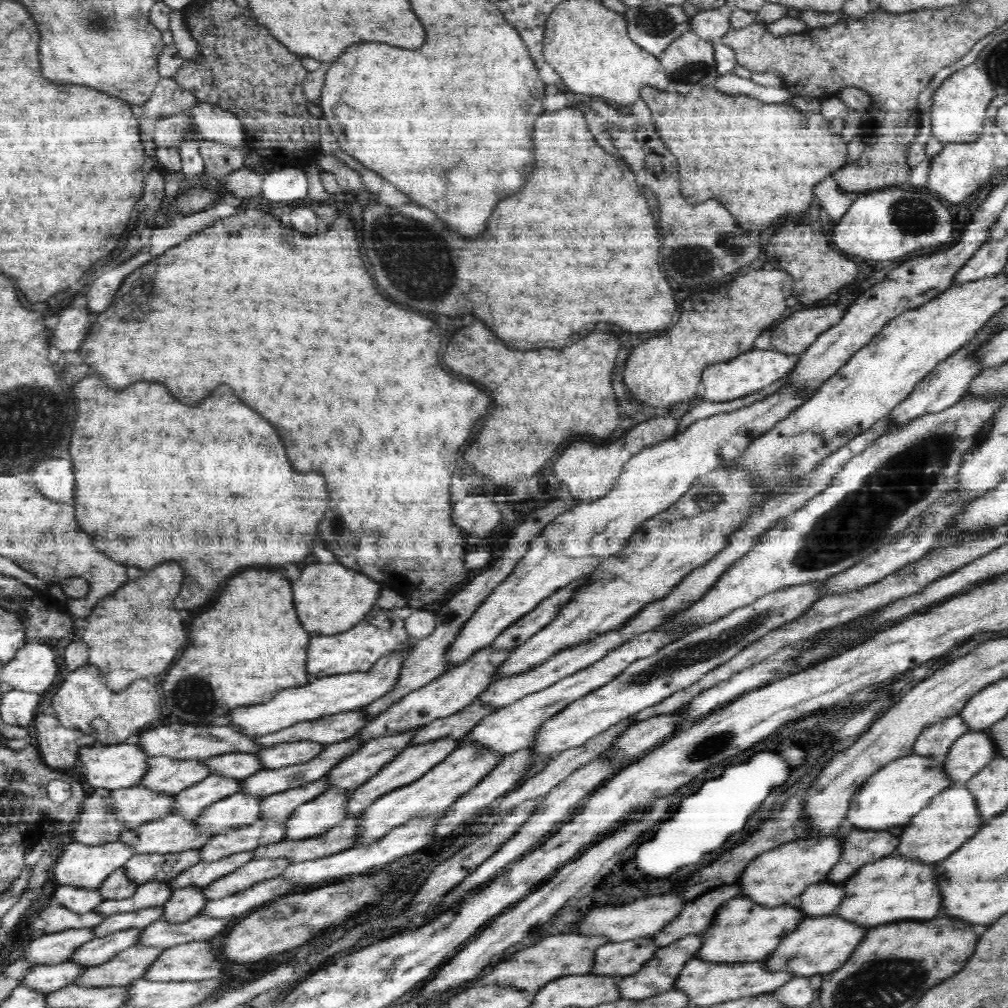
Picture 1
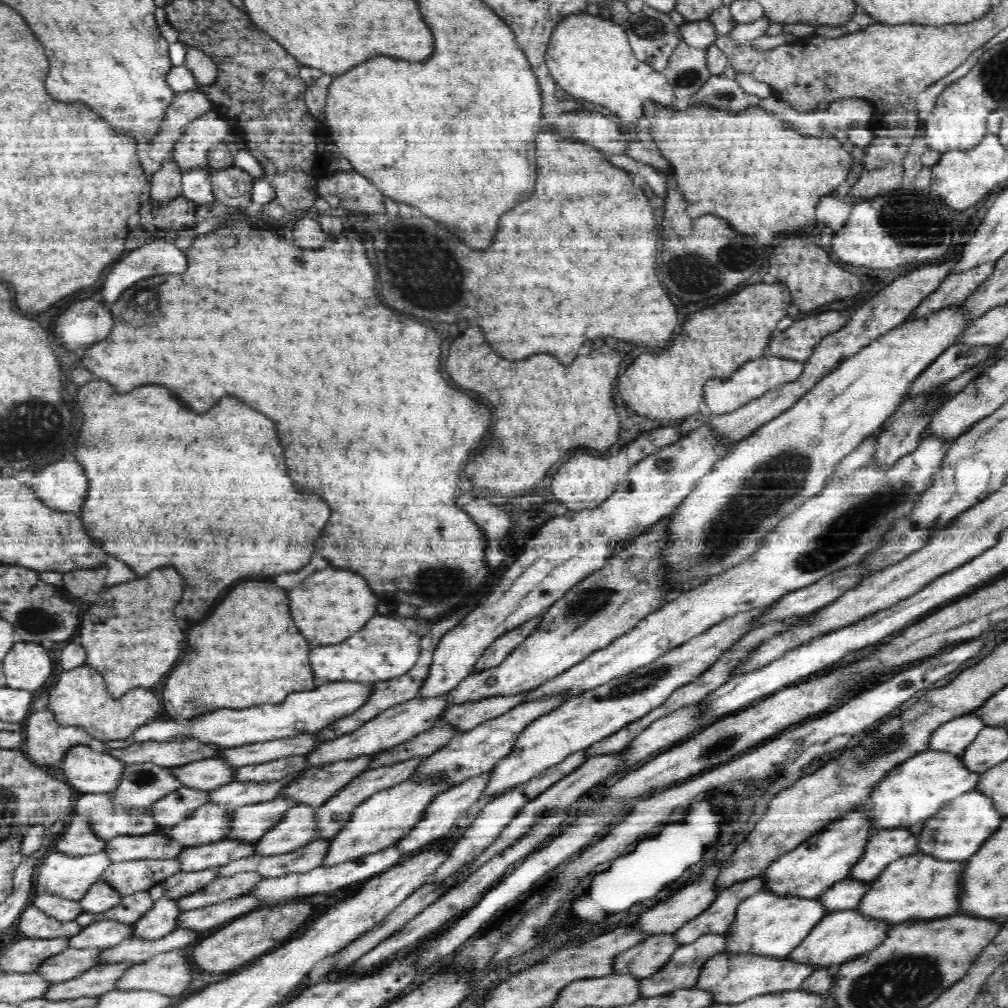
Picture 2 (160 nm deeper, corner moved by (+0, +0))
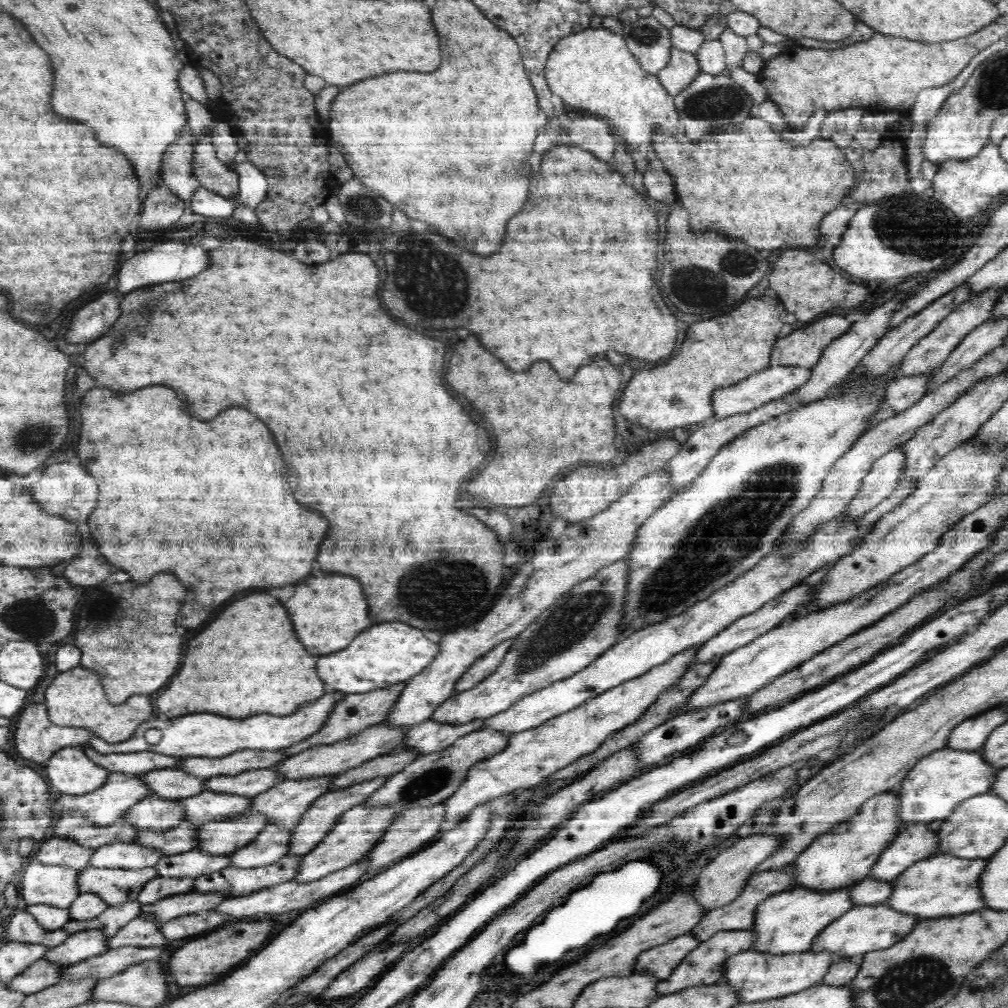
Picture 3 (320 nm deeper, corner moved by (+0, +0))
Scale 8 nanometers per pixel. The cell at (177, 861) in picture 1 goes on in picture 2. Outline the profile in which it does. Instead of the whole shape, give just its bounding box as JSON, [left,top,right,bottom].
[101,858,180,897]

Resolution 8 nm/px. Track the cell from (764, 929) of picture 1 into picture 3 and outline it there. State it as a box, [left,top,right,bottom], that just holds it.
[750,888,854,955]

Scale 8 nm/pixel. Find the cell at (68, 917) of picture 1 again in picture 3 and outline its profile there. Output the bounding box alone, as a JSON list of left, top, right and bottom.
[2,908,70,948]

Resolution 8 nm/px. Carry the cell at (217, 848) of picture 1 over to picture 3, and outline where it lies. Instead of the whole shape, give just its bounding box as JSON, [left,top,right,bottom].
[155,848,232,879]

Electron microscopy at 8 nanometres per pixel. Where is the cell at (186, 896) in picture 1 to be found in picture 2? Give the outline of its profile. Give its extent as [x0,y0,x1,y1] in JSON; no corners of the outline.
[133,898,181,940]

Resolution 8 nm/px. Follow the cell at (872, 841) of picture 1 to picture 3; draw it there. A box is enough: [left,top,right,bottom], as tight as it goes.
[872,823,938,882]

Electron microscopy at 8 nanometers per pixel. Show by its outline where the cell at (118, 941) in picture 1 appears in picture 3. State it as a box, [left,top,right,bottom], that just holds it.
[7,960,65,995]

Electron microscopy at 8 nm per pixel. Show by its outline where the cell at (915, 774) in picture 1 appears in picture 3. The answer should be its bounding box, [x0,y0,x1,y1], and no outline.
[896,746,1000,824]

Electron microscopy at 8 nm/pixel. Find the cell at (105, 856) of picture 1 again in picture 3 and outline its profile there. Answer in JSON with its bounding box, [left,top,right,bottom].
[18,860,84,908]

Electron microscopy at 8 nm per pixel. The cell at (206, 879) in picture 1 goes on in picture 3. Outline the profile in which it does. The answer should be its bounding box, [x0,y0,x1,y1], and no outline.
[137,877,194,904]

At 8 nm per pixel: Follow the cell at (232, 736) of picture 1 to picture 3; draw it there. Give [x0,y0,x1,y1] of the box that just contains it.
[79,744,183,775]

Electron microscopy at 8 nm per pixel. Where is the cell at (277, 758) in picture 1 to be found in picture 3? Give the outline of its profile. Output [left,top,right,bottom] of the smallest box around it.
[205,768,282,797]

